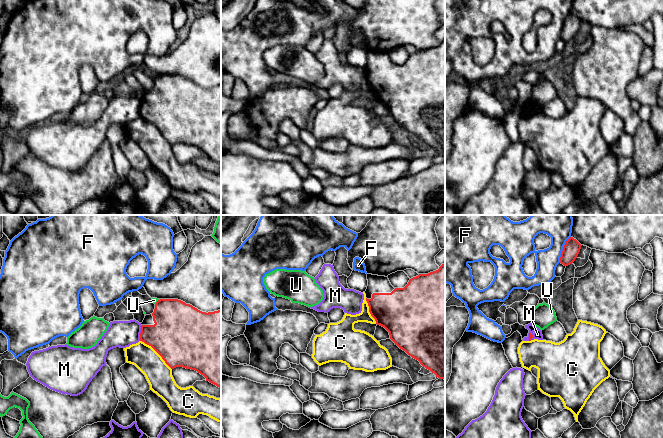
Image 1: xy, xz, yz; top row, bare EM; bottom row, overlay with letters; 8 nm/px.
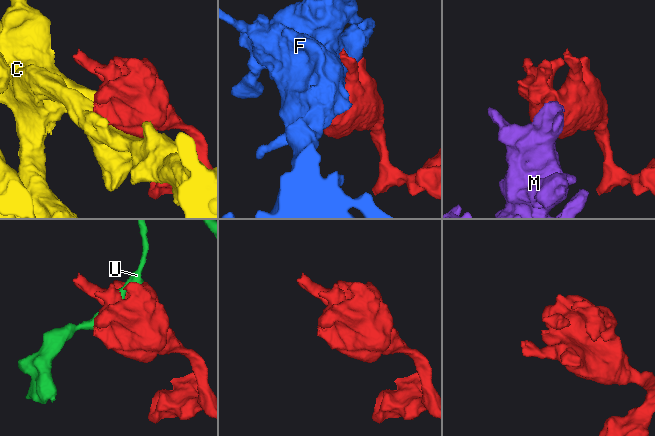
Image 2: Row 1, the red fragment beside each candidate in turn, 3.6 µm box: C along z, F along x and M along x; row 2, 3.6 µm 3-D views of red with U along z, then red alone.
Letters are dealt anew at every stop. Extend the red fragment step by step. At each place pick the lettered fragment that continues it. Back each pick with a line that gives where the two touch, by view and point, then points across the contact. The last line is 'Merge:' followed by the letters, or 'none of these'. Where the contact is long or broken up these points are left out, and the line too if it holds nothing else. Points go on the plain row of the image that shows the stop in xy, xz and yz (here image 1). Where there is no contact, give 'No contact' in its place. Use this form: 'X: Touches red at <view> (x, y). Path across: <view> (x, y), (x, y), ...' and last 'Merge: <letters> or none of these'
Merge: none of these

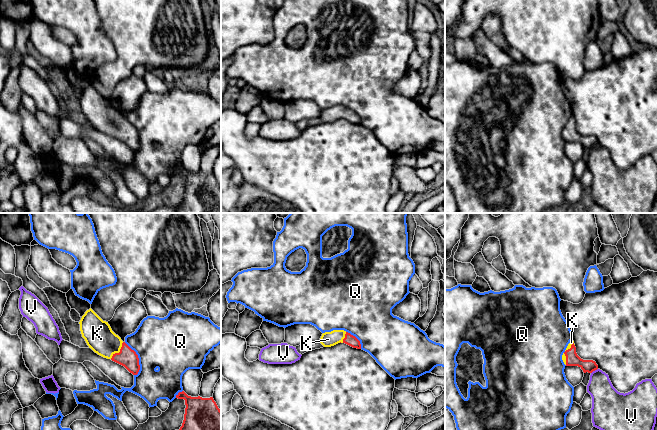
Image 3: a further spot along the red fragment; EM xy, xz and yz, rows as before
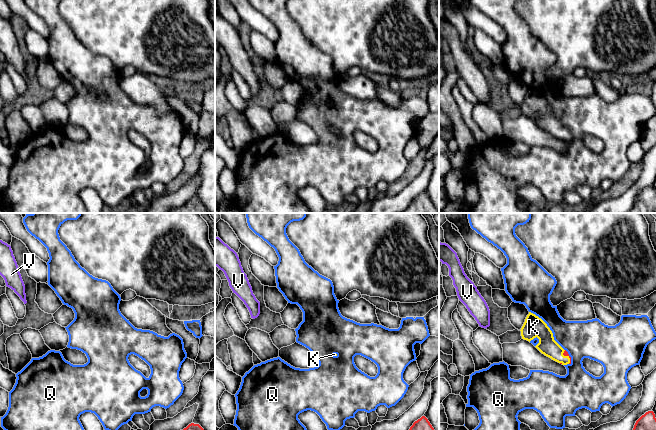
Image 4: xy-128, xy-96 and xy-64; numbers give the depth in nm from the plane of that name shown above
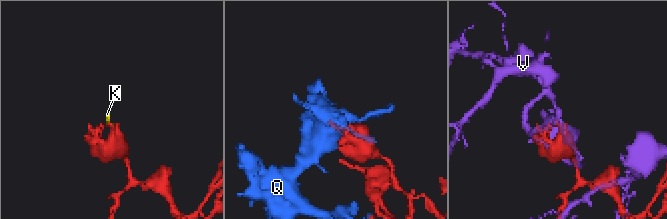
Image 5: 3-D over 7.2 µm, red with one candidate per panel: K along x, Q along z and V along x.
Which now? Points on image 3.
K: Touches red at xy (120, 127). Path across: xy (127, 133), (120, 127), (111, 123), (97, 109)
Merge: K

